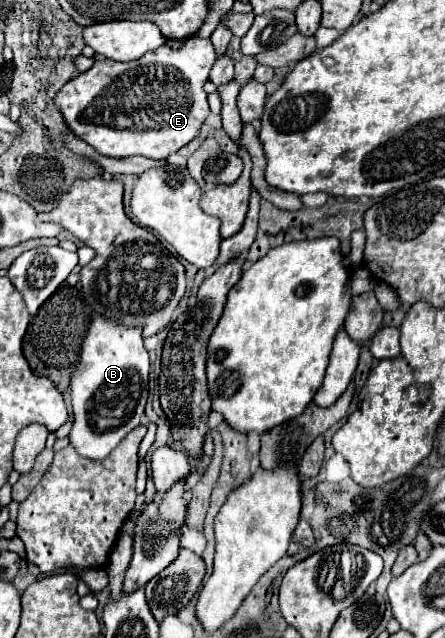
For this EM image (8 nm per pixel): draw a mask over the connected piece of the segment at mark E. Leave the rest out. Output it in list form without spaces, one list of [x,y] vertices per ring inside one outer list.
[[[191,37],[179,49],[163,45],[137,61],[95,61],[95,65],[71,79],[57,95],[55,105],[71,131],[97,153],[113,159],[143,155],[167,159],[199,137],[209,117],[207,93],[203,91],[215,63],[211,39]]]

